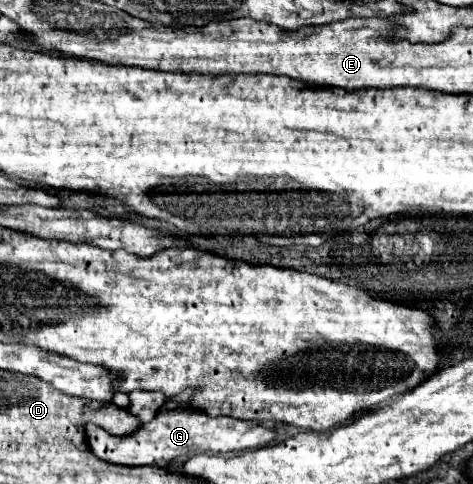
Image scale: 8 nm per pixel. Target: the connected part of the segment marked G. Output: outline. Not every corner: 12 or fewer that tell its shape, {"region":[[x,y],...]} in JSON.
{"region":[[168,409],[126,437],[86,425],[88,449],[116,465],[268,445],[274,429]]}

